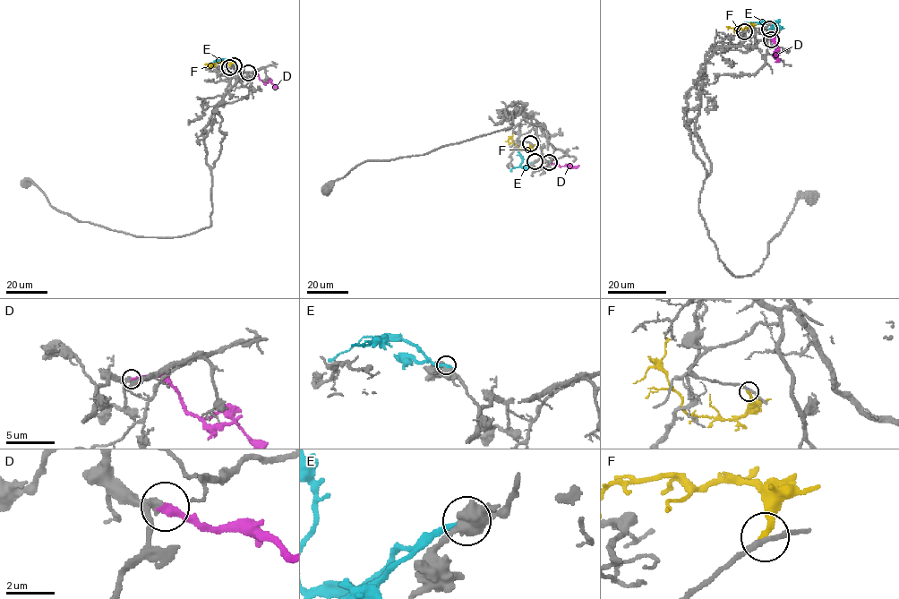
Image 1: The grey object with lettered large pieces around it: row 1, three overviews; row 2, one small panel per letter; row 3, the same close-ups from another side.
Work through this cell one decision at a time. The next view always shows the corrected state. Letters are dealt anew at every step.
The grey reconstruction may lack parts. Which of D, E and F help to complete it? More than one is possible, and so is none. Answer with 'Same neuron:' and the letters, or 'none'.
Same neuron: D

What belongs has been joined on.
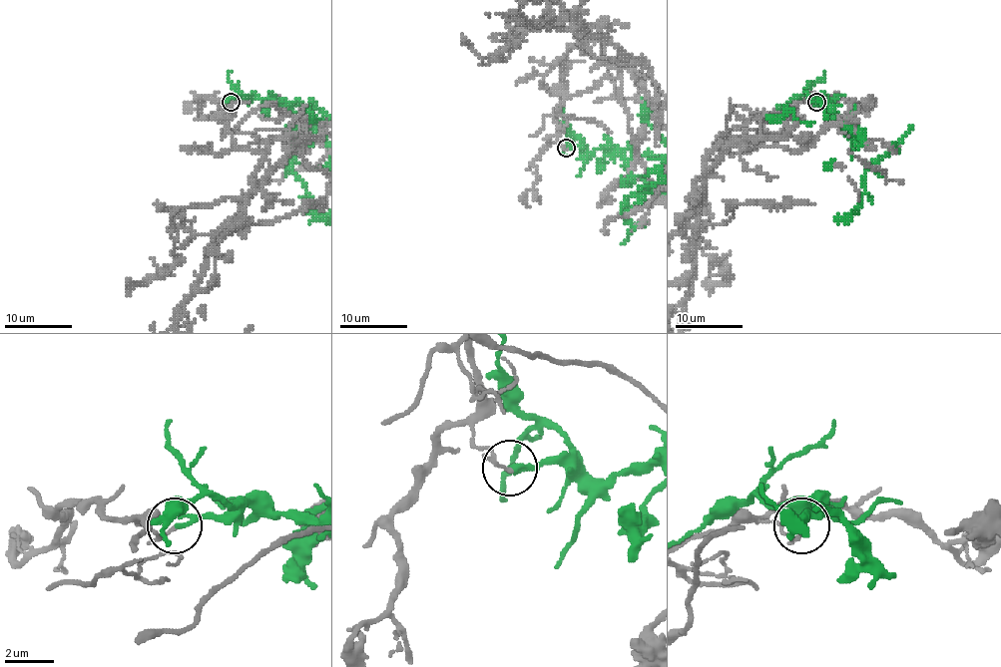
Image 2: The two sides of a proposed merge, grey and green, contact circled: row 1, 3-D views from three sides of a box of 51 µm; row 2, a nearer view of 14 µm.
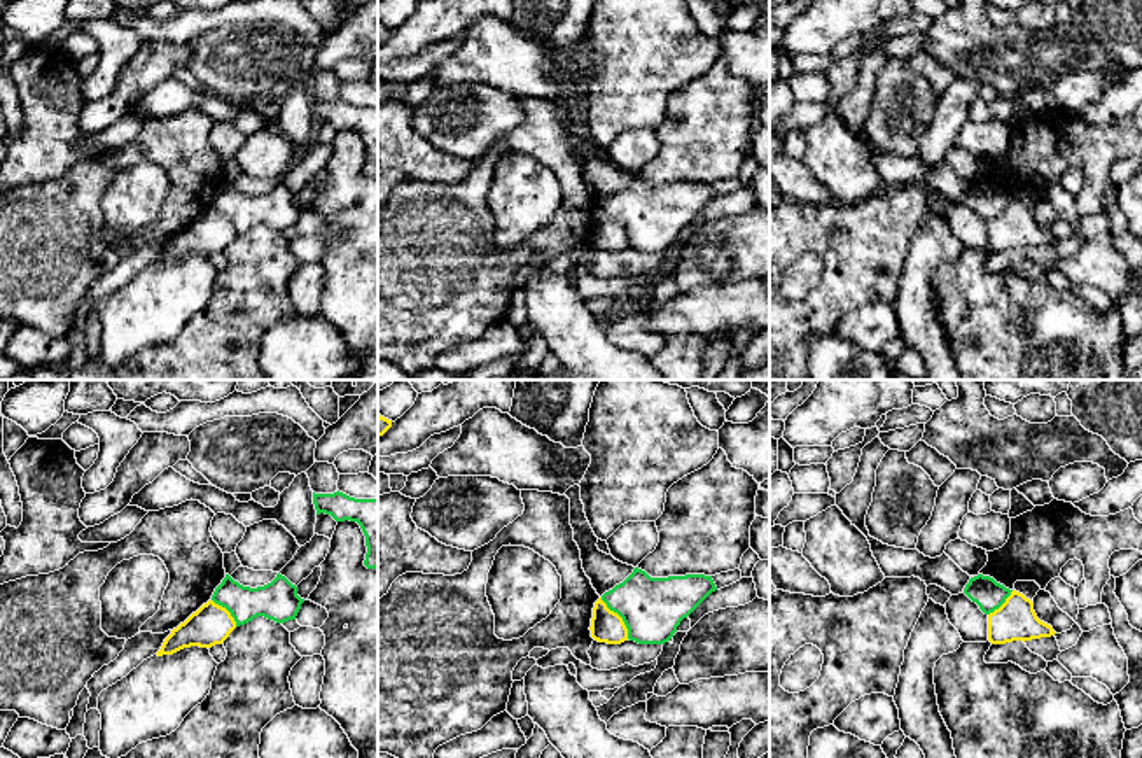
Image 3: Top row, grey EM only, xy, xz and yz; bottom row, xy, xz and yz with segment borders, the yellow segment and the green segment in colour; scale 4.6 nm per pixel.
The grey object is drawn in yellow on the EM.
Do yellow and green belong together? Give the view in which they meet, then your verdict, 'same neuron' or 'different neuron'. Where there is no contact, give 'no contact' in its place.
xz | different neuron

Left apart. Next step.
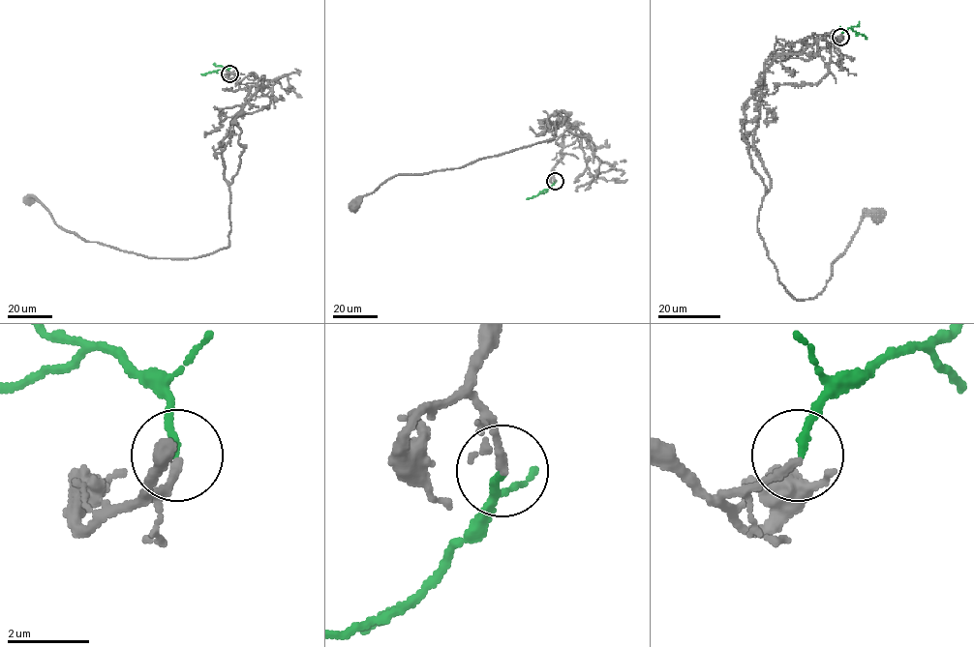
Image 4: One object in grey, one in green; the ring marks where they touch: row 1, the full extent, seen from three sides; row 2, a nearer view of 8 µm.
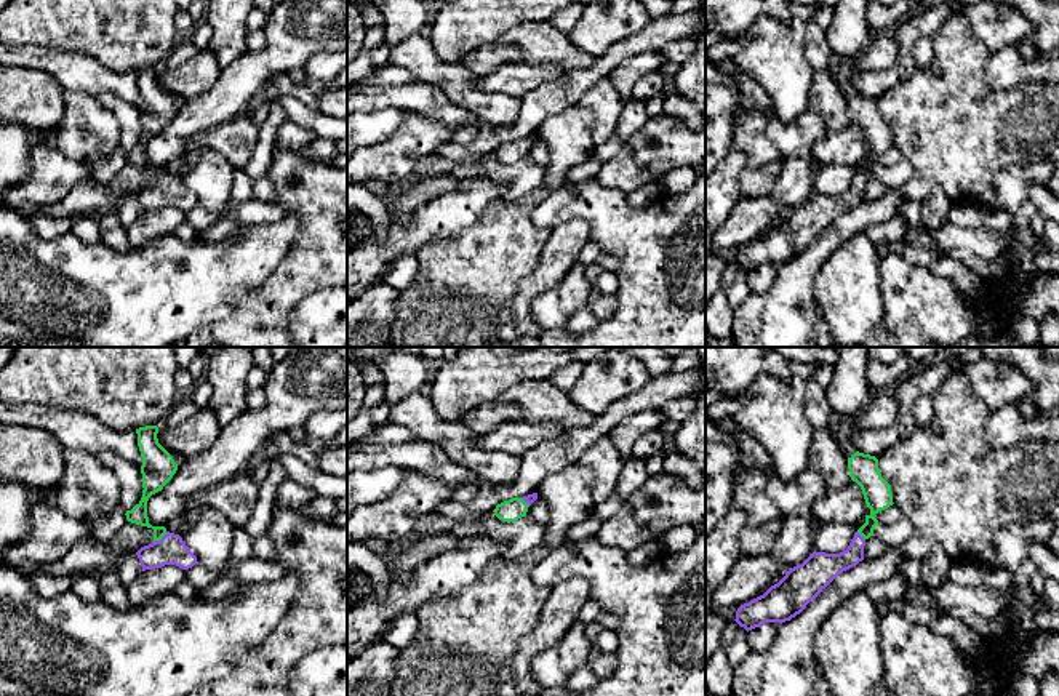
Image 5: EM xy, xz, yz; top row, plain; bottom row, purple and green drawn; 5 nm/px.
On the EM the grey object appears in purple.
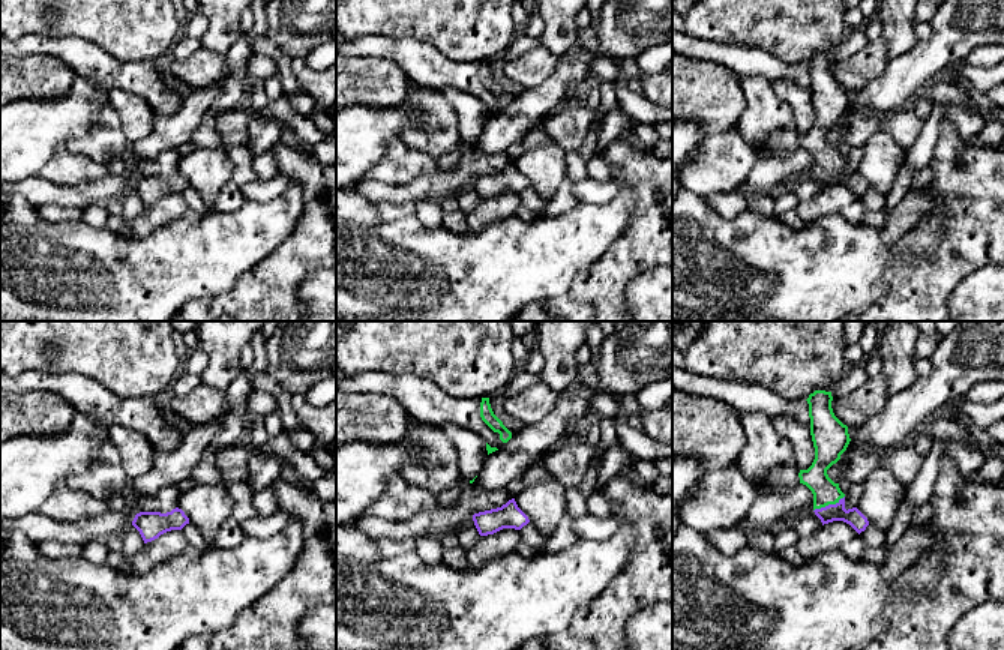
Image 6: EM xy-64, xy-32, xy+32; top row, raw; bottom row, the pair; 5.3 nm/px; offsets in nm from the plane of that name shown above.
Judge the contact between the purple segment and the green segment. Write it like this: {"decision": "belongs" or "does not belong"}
{"decision": "belongs"}

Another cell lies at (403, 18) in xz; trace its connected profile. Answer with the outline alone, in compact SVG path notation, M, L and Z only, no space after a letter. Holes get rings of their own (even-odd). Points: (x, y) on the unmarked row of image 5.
M386 0L381 6L384 16L384 45L389 48L403 38L427 32L430 16L424 5L426 0Z

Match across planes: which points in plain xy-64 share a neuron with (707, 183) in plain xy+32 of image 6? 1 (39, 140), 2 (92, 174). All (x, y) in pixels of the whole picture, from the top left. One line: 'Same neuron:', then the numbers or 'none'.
Same neuron: 2

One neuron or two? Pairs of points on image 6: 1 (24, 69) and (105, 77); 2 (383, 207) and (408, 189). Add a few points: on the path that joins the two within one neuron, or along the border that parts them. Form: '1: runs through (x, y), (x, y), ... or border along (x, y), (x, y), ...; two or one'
1: border along (44, 54), (59, 57), (77, 77); two
2: border along (414, 203), (380, 201), (375, 206); two

